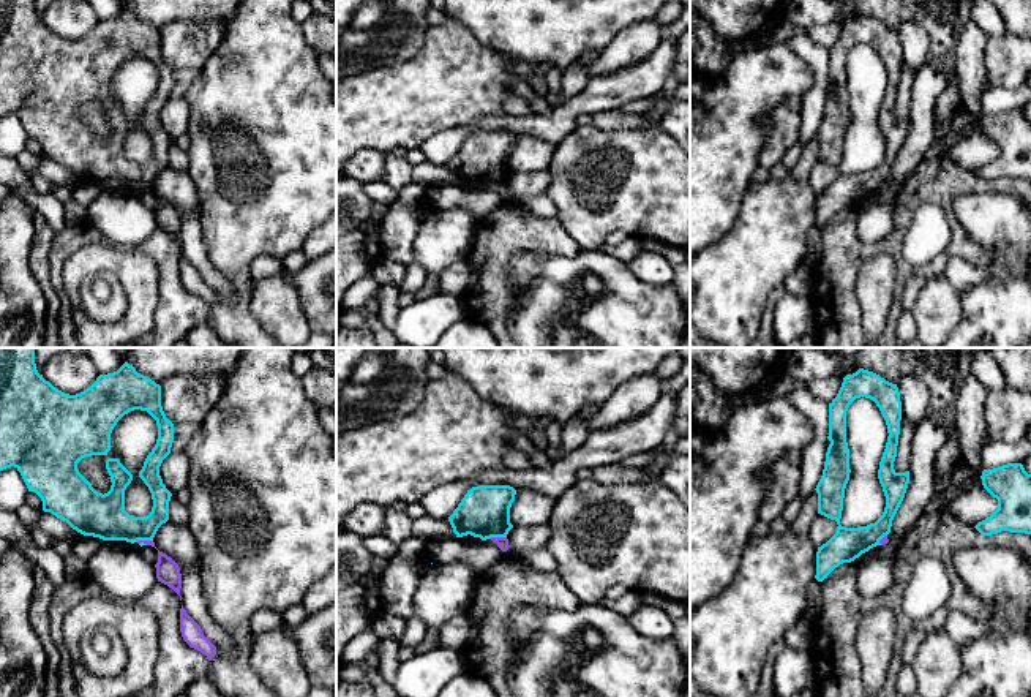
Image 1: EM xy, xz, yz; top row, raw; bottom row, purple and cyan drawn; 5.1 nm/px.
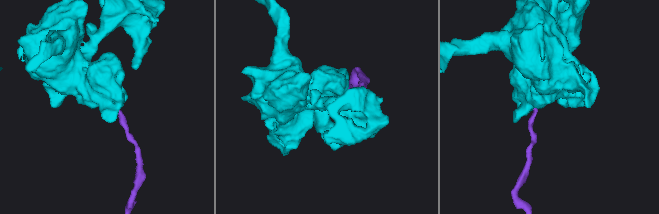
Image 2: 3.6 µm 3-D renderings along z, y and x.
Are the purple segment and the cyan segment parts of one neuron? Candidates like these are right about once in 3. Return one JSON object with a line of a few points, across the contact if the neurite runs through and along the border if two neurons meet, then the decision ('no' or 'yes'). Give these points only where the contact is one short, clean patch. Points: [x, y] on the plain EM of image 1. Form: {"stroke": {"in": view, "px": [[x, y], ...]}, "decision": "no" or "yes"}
{"stroke": {"in": "xy", "px": [[152, 185], [136, 187]]}, "decision": "no"}

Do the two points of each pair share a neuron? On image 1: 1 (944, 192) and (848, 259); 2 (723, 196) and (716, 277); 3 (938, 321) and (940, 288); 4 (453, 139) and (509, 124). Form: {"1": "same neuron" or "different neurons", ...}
{"1": "same neuron", "2": "different neurons", "3": "same neuron", "4": "same neuron"}

